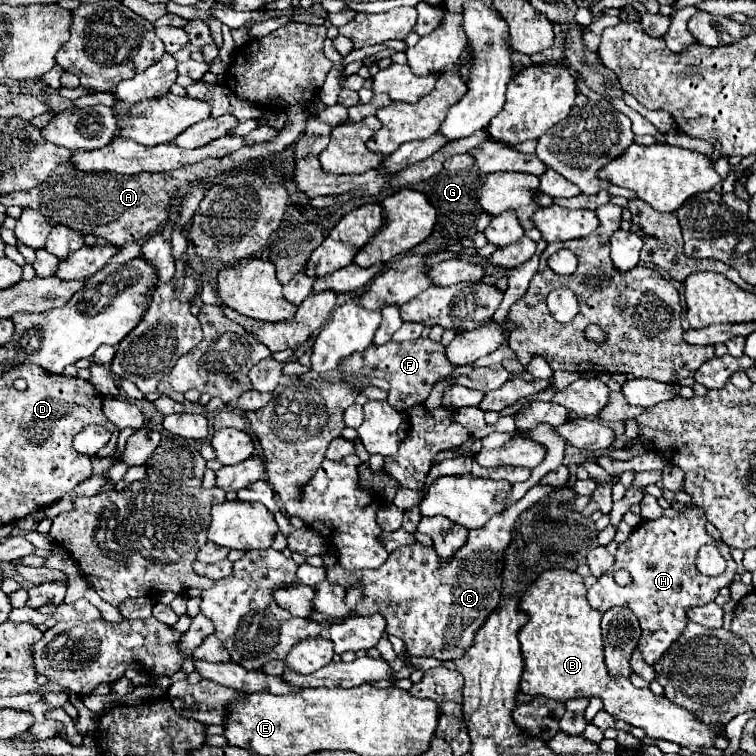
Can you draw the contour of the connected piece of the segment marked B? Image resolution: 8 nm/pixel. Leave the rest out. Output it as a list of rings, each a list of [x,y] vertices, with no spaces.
[[[547,570],[543,572],[521,596],[519,604],[521,612],[529,616],[529,622],[519,630],[519,642],[521,642],[521,654],[525,658],[525,668],[521,676],[521,692],[529,696],[545,696],[553,700],[573,700],[573,698],[601,698],[603,710],[611,714],[617,720],[623,720],[635,728],[643,728],[645,734],[653,740],[669,740],[679,746],[687,746],[693,752],[699,752],[701,748],[713,746],[713,732],[705,728],[699,720],[693,720],[693,714],[685,708],[673,706],[665,696],[655,696],[649,688],[635,688],[629,678],[625,676],[609,676],[605,658],[603,658],[603,636],[601,636],[601,612],[597,612],[587,602],[587,588],[583,584],[583,578],[577,572],[569,570]]]

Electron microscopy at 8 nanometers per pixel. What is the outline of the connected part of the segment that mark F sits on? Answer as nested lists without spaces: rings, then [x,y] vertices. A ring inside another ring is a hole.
[[[417,338],[413,342],[387,342],[383,346],[369,346],[365,352],[357,352],[357,356],[349,356],[345,364],[341,364],[339,370],[343,372],[369,372],[373,378],[383,378],[391,384],[387,402],[399,410],[405,412],[413,404],[421,404],[427,400],[429,392],[433,390],[435,382],[443,376],[451,374],[453,366],[445,360],[445,348],[441,342],[433,342],[431,338]]]

